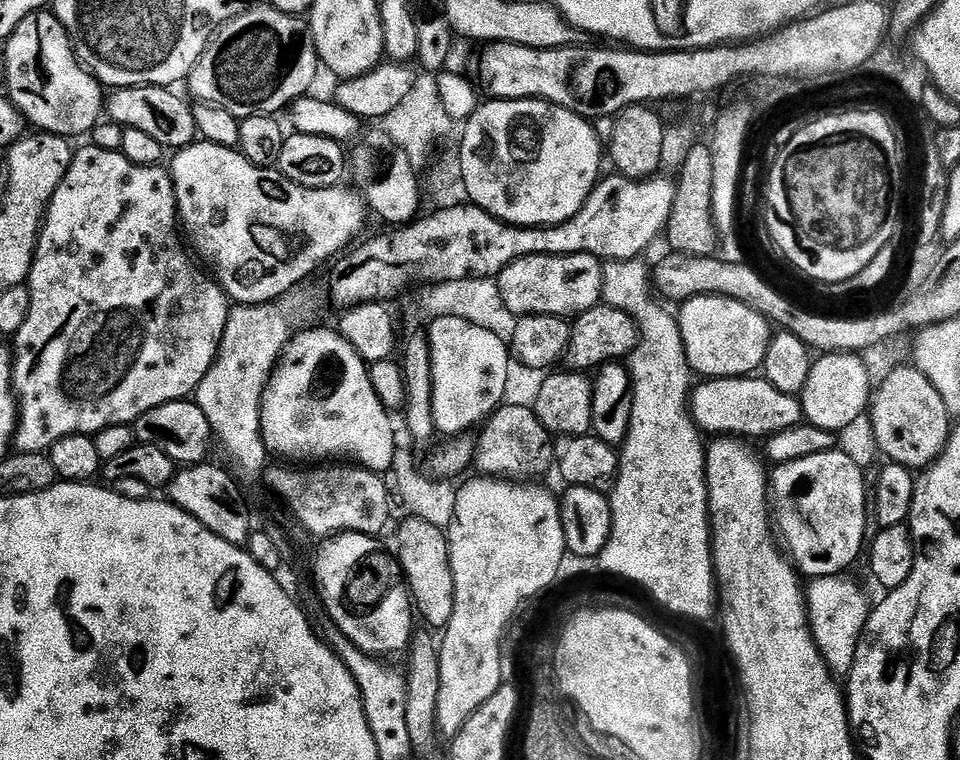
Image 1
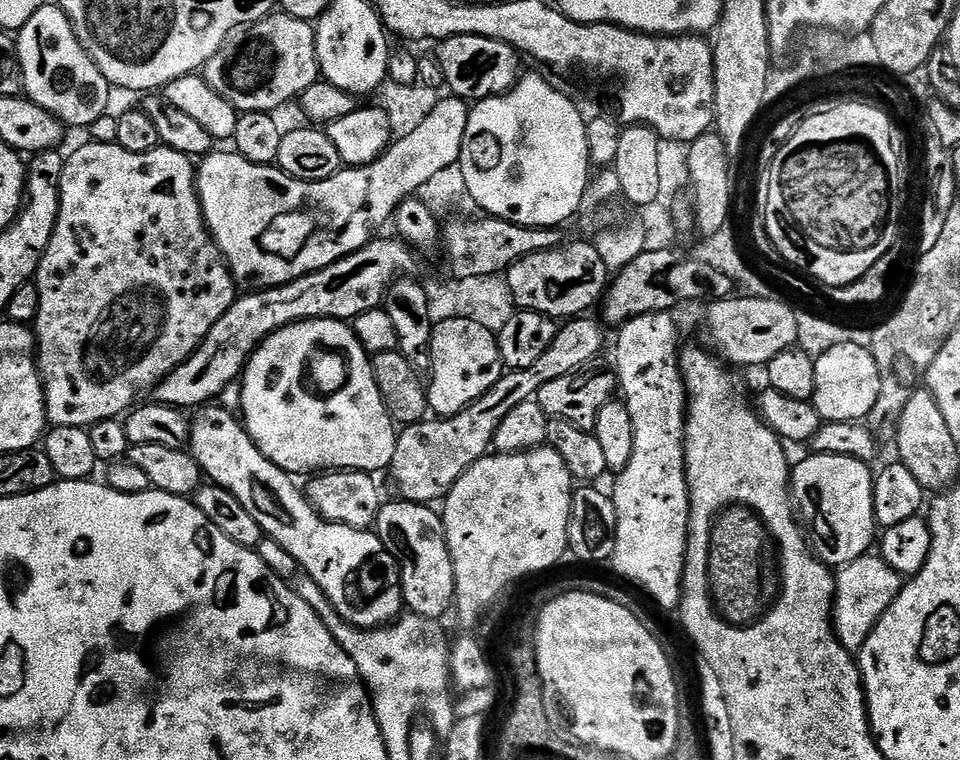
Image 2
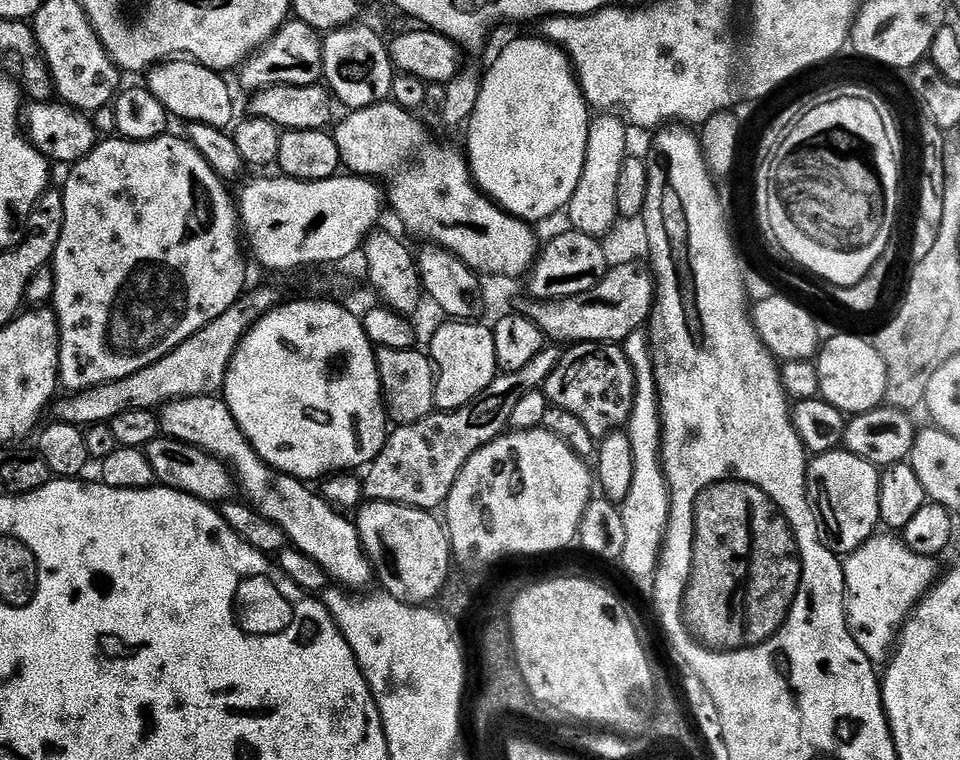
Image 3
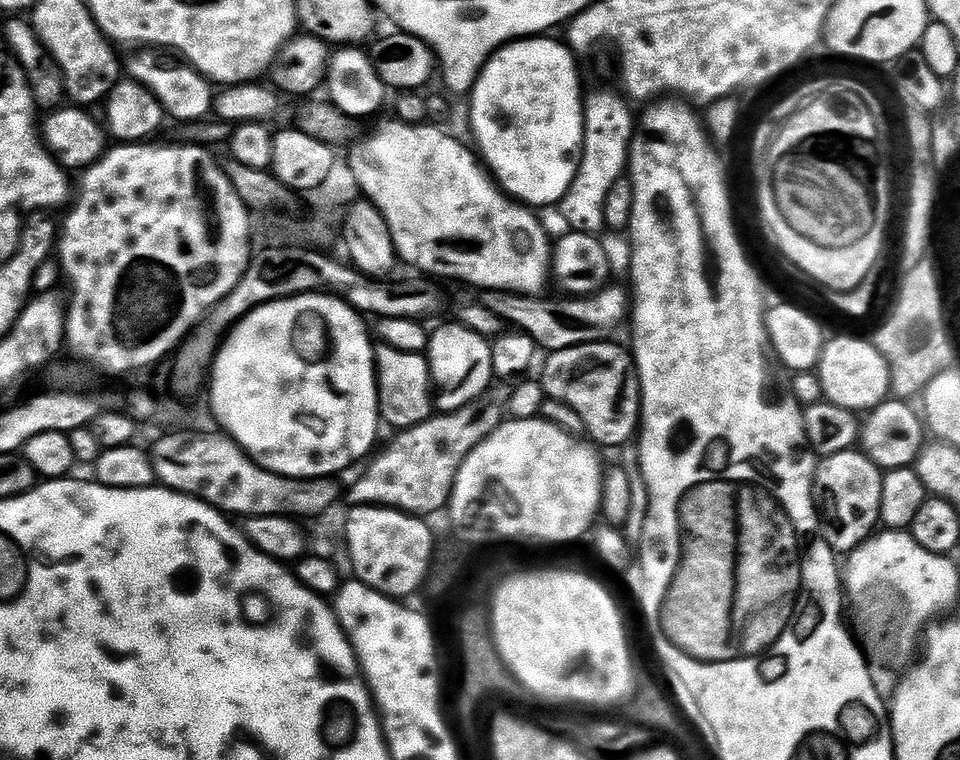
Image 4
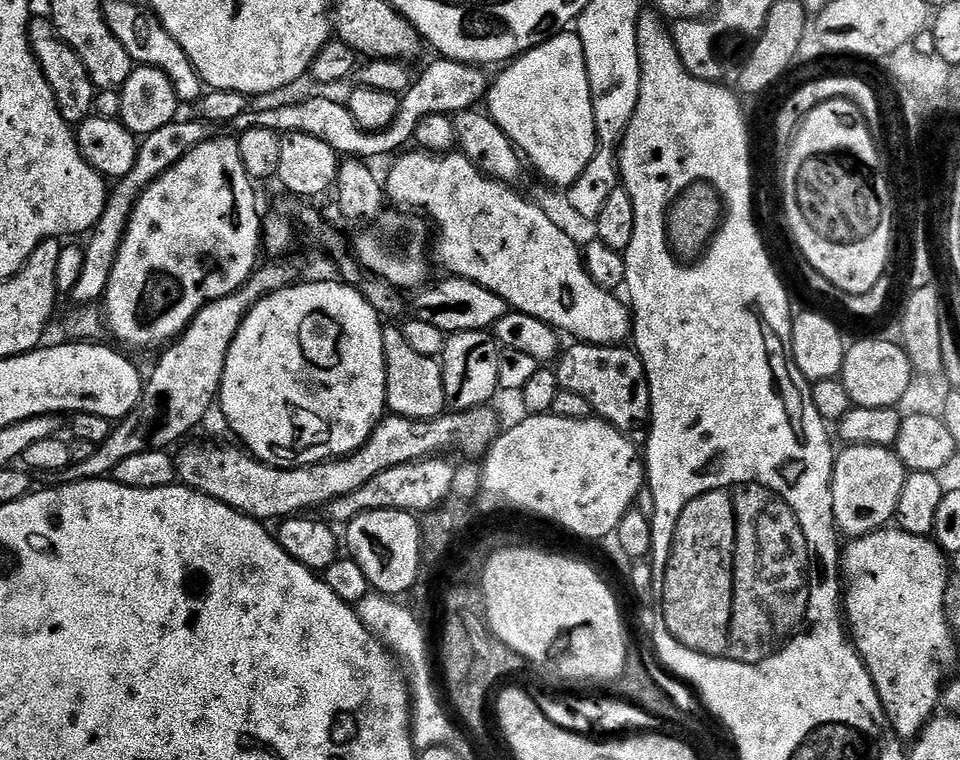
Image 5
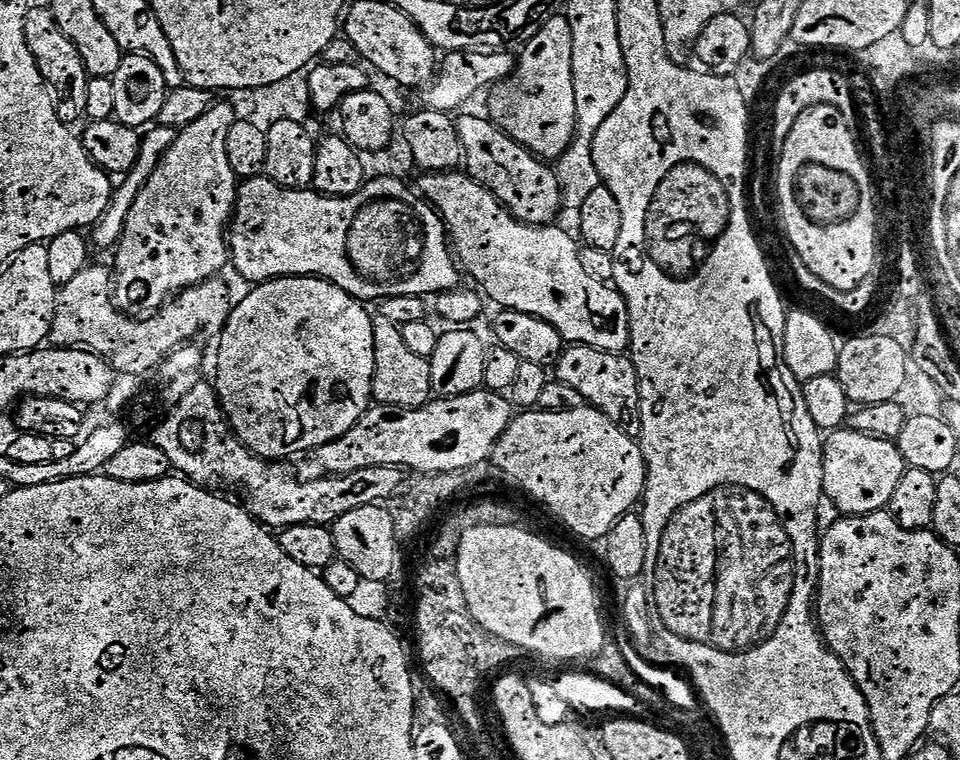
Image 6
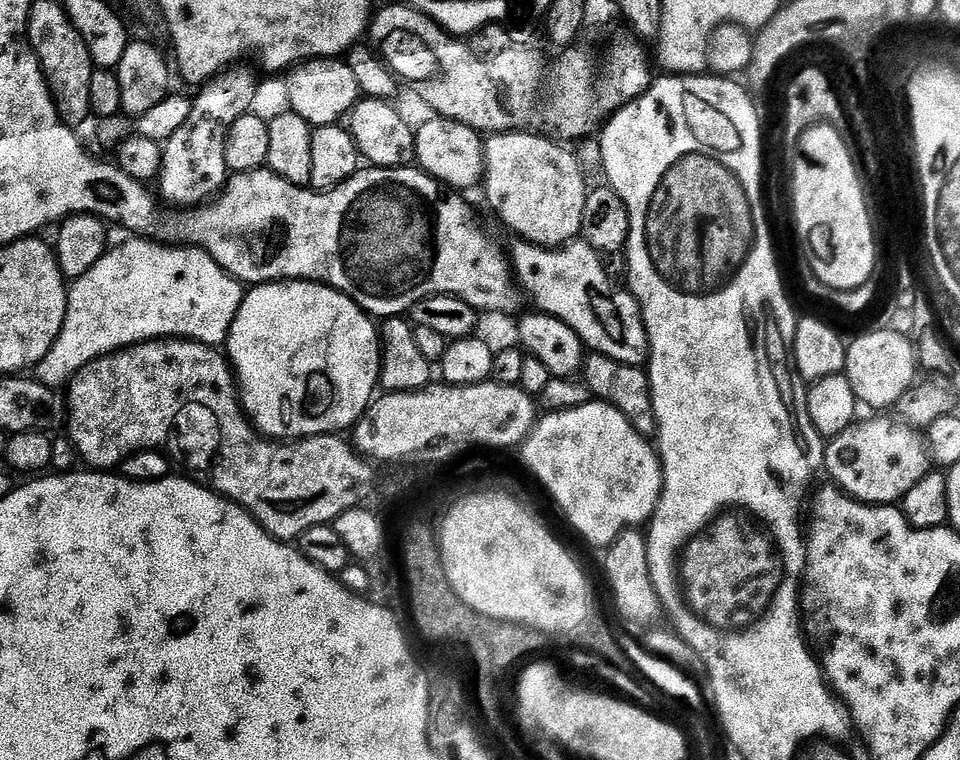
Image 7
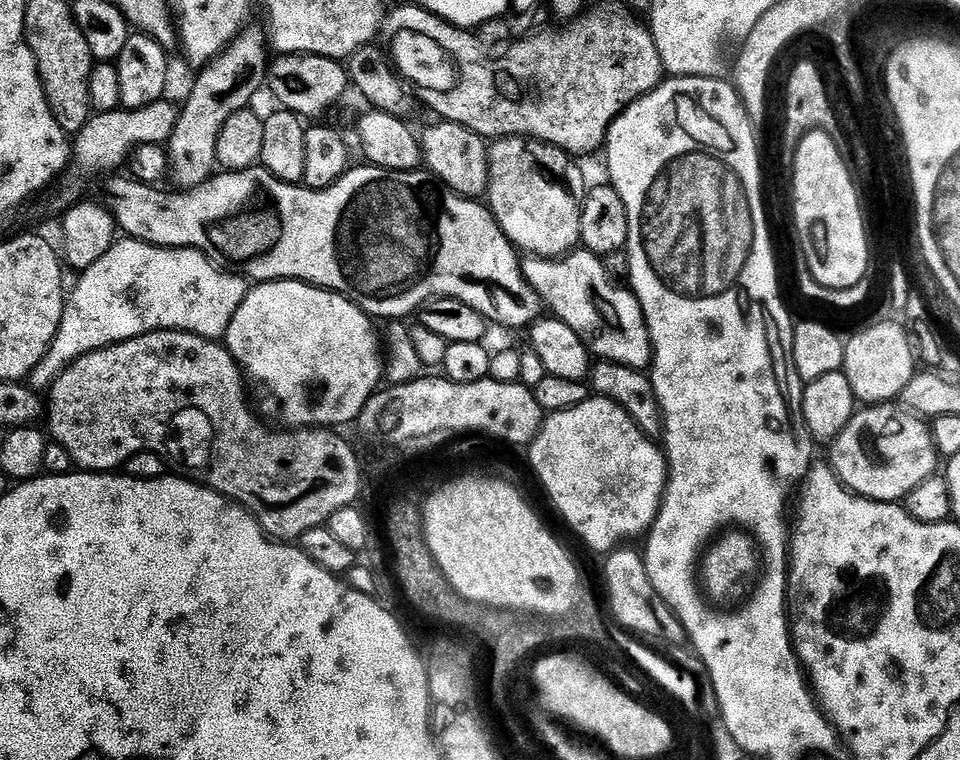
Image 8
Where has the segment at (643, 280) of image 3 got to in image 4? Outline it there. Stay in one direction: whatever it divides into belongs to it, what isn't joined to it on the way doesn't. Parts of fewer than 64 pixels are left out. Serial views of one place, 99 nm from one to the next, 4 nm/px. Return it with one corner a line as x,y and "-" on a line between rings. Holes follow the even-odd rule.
605,286
599,292
592,295
585,295
583,298
566,298
570,300
543,300
543,295
526,296
523,292
494,292
484,290
479,293
479,303
483,304
486,310
490,310
494,314
498,314
498,318
504,321
505,325
514,327
523,335
529,336
537,349
543,350
545,353
557,352
558,350
566,350
570,346
582,346
583,344
599,344
607,341
608,336
620,323
625,323
626,317
630,312
630,296
627,291
624,292
620,288
612,288
613,286

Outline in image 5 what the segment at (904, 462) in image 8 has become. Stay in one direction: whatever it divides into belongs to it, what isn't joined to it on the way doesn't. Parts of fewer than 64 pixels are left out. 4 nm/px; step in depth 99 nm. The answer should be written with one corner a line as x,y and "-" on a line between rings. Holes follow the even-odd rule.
853,444
843,450
832,465
832,519
845,537
855,538
885,527
895,517
906,469
888,446

